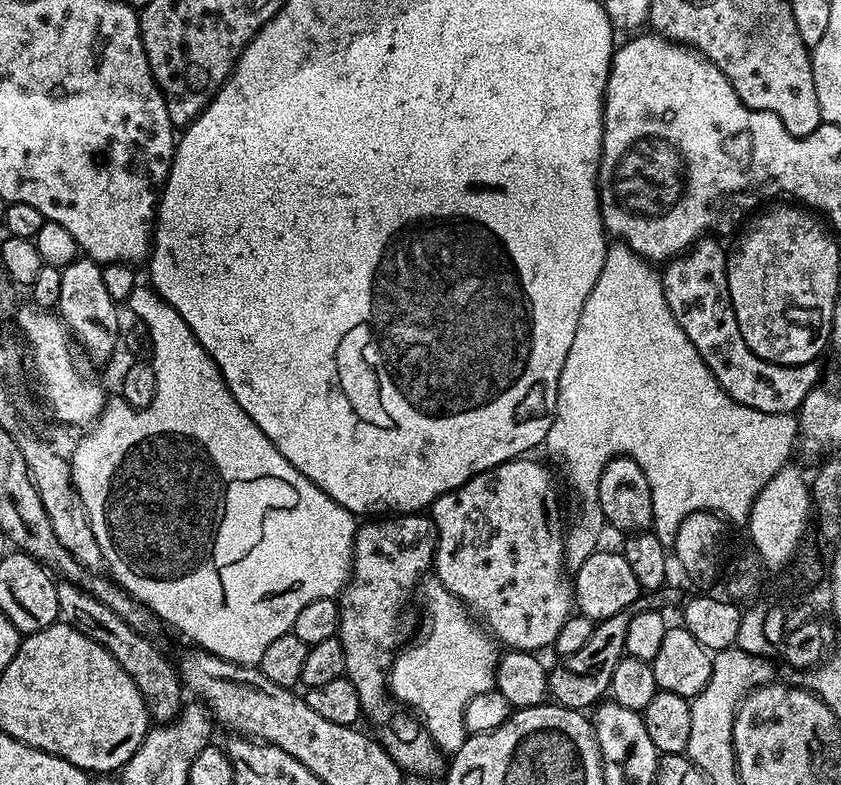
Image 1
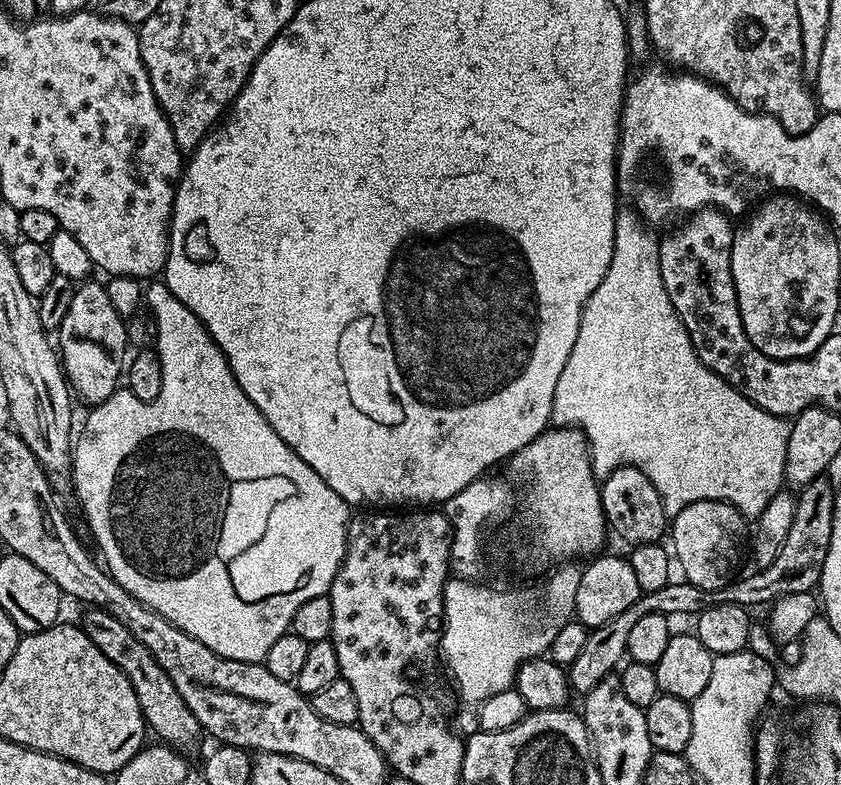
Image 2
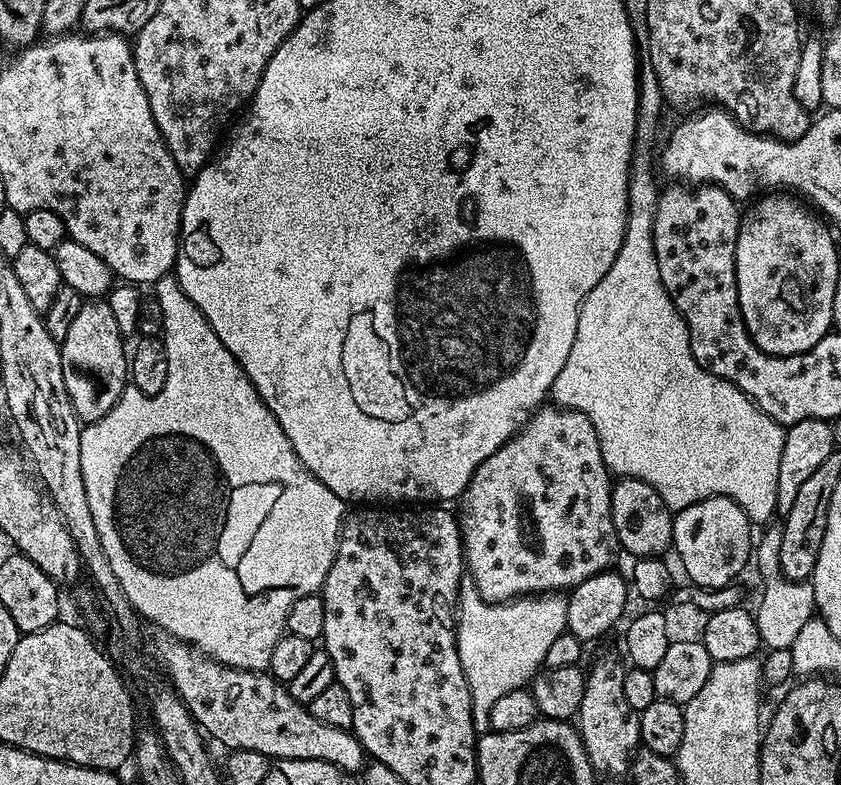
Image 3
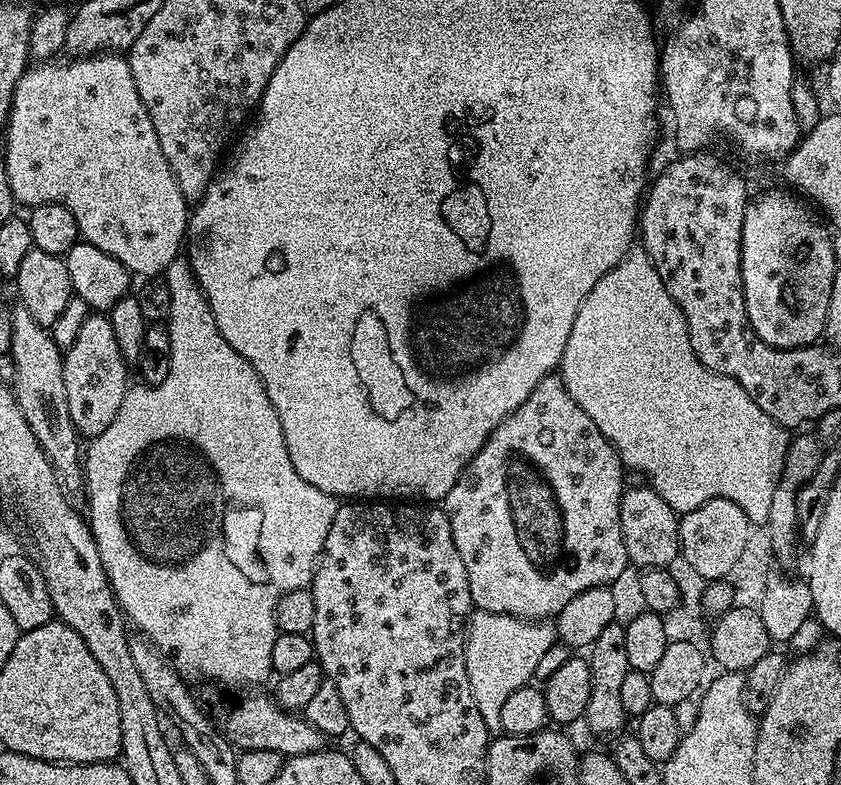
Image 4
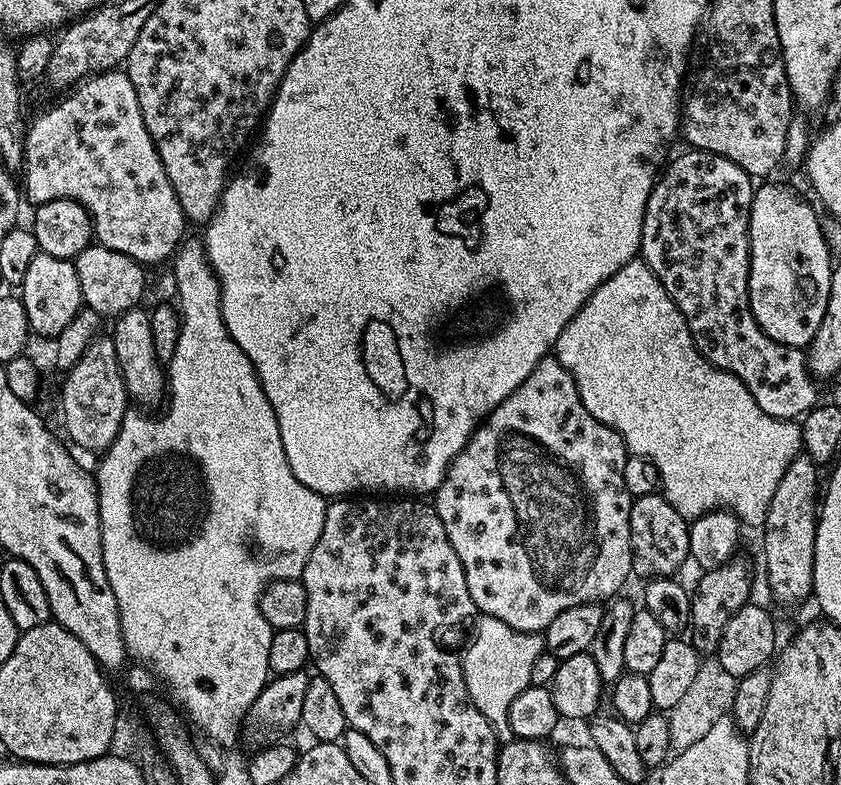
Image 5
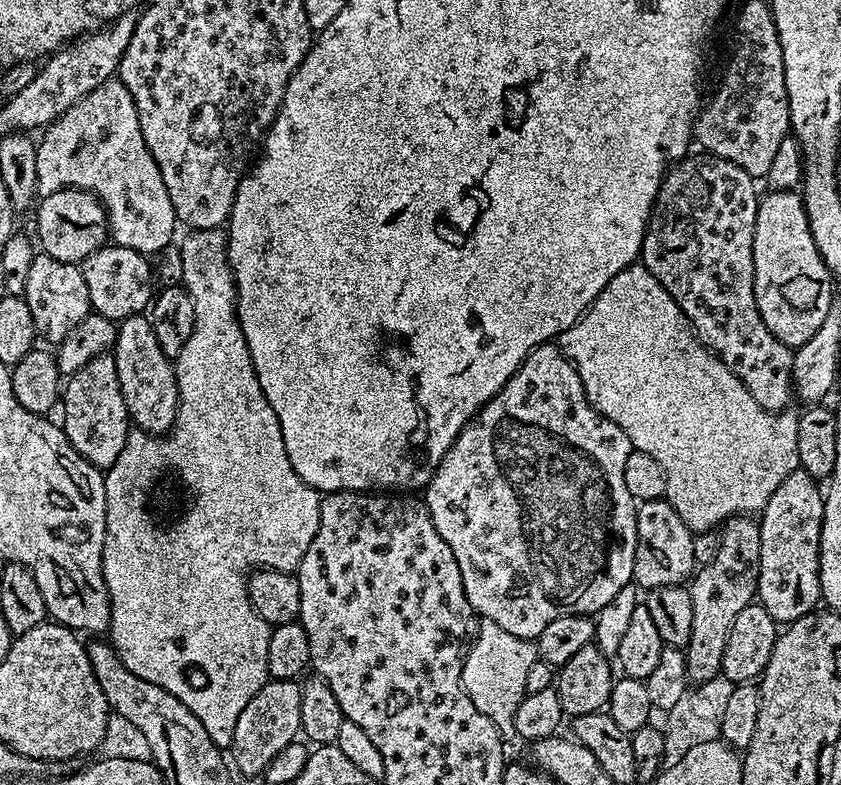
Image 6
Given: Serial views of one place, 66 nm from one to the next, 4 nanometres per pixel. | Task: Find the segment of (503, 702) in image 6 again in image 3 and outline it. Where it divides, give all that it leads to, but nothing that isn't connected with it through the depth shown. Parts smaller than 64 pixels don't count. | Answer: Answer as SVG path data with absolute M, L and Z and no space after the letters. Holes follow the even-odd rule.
M471 582L461 583L458 611L455 613L456 645L468 689L472 691L472 725L476 727L477 733L483 734L491 729L490 710L494 710L494 702L498 702L498 698L510 694L510 690L525 687L544 668L544 659L551 644L567 629L567 605L567 599L560 594L533 594L521 596L511 602L491 604L489 600L480 597Z

